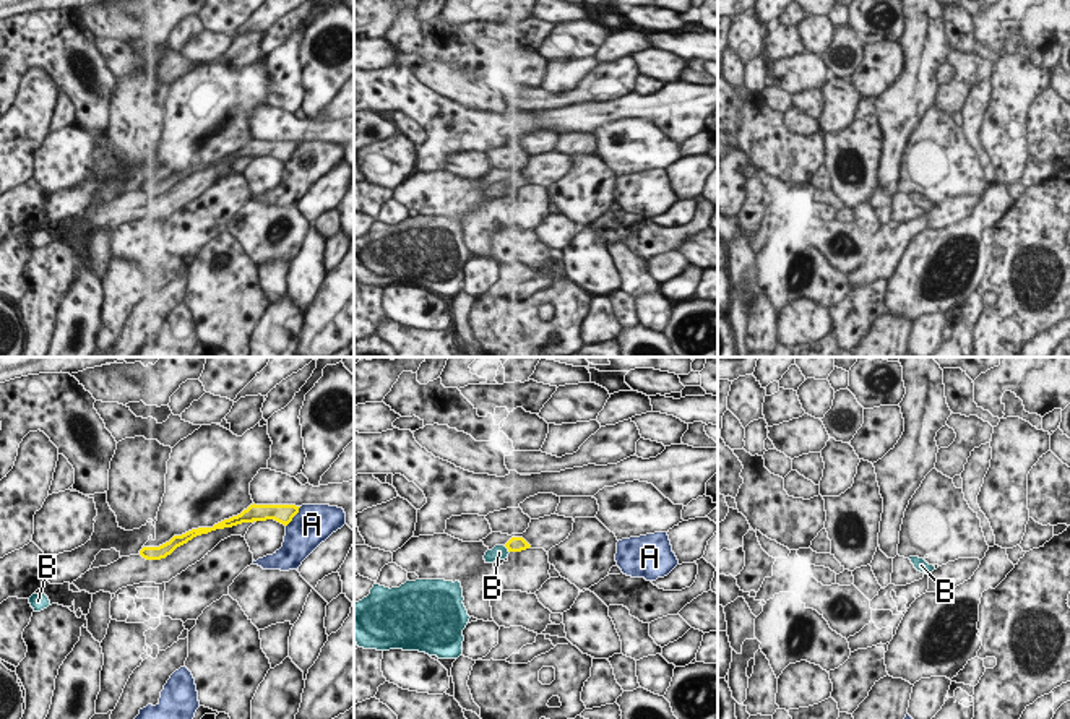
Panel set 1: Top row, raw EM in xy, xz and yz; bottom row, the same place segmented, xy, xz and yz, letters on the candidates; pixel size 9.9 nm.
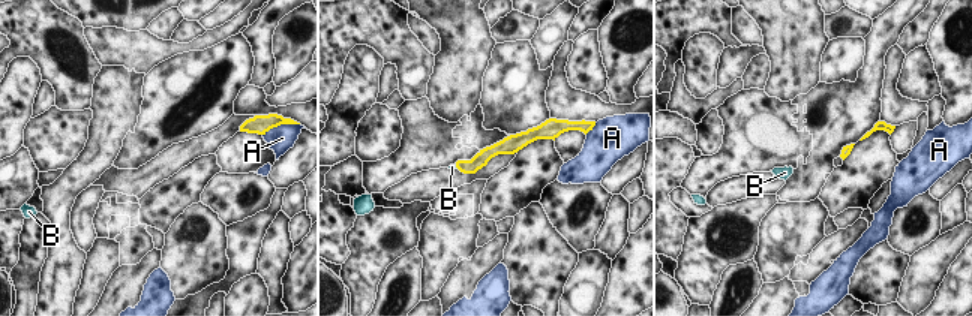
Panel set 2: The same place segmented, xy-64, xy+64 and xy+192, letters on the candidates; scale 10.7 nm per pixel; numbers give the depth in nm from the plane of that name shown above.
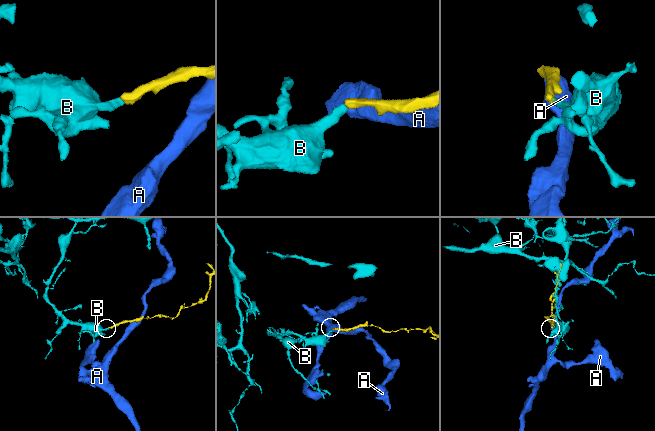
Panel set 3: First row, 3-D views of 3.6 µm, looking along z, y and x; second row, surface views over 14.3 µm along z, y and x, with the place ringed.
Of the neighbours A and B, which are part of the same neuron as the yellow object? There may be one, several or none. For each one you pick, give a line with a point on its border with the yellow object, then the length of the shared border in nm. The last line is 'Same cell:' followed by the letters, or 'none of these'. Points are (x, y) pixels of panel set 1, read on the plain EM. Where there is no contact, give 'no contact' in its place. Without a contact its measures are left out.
B: meets yellow in xz at (507, 184); contact 100 nm long
Same cell: B

